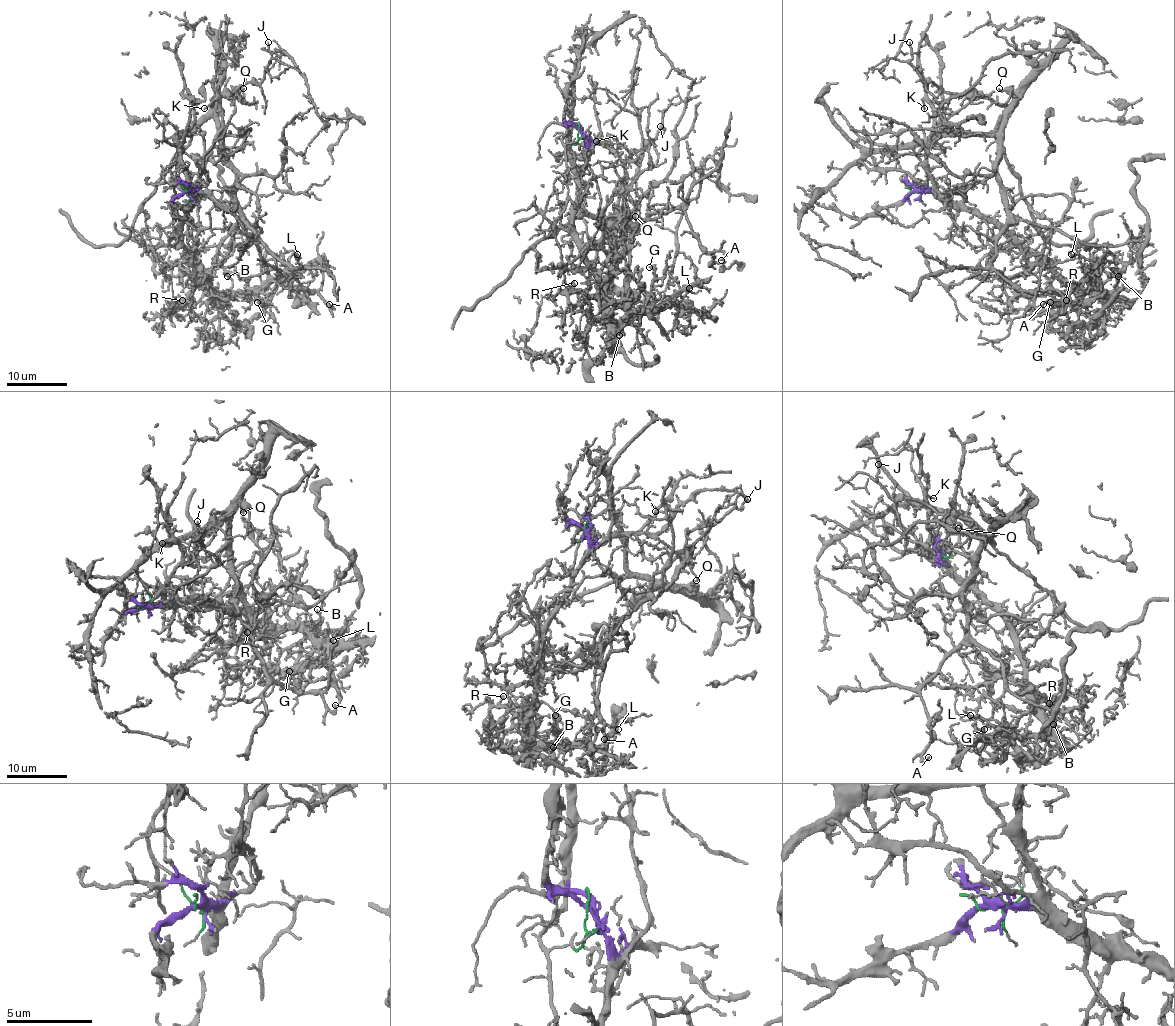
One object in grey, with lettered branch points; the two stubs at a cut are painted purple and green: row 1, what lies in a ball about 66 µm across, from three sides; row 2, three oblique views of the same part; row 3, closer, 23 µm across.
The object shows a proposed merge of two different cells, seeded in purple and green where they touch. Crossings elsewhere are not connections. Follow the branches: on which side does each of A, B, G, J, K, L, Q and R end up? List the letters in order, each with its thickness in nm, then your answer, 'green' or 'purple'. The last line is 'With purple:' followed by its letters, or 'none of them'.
A: 130 nm thick; green
B: 110 nm thick; purple
G: 160 nm thick; purple
J: 120 nm thick; green
K: 110 nm thick; purple
L: 150 nm thick; purple
Q: 140 nm thick; green
R: 190 nm thick; purple
With purple: B, G, K, L, R

